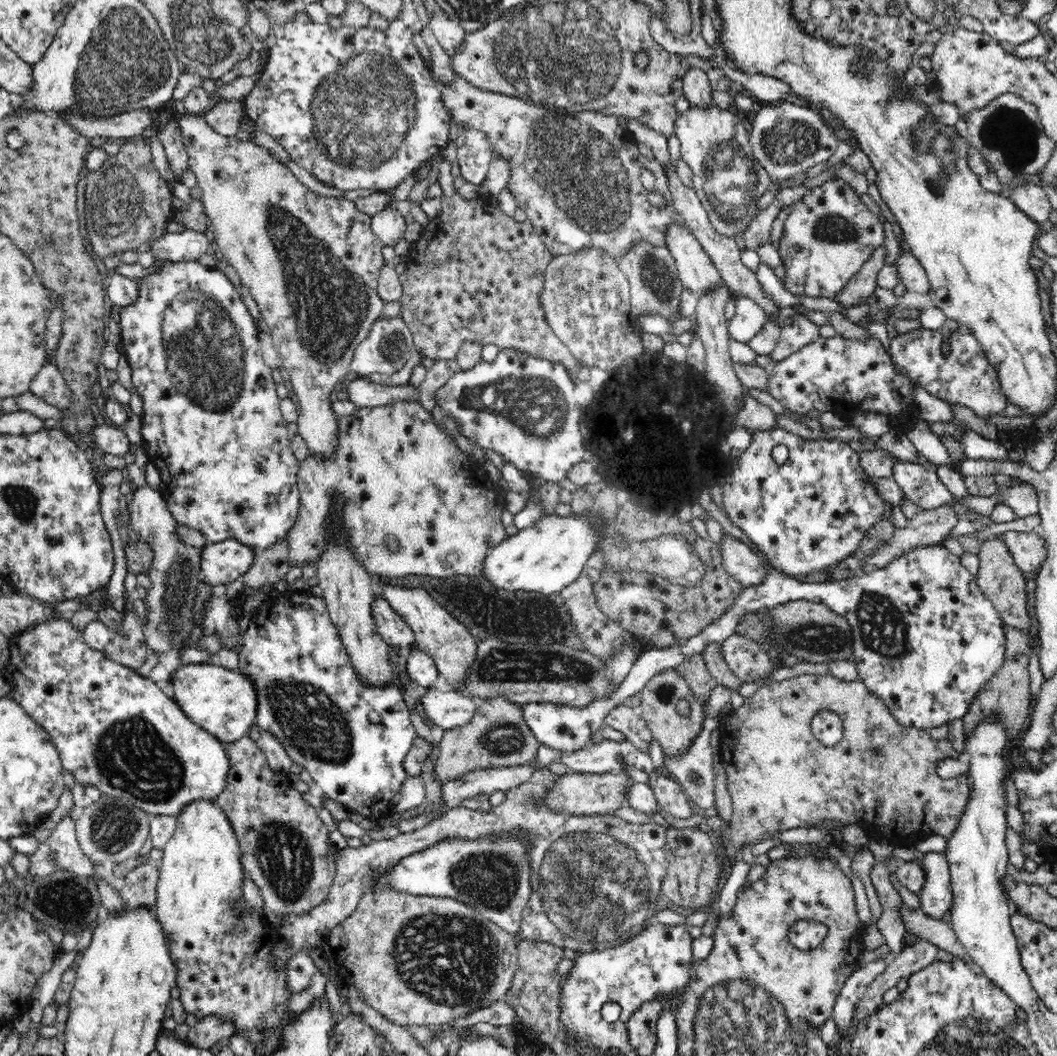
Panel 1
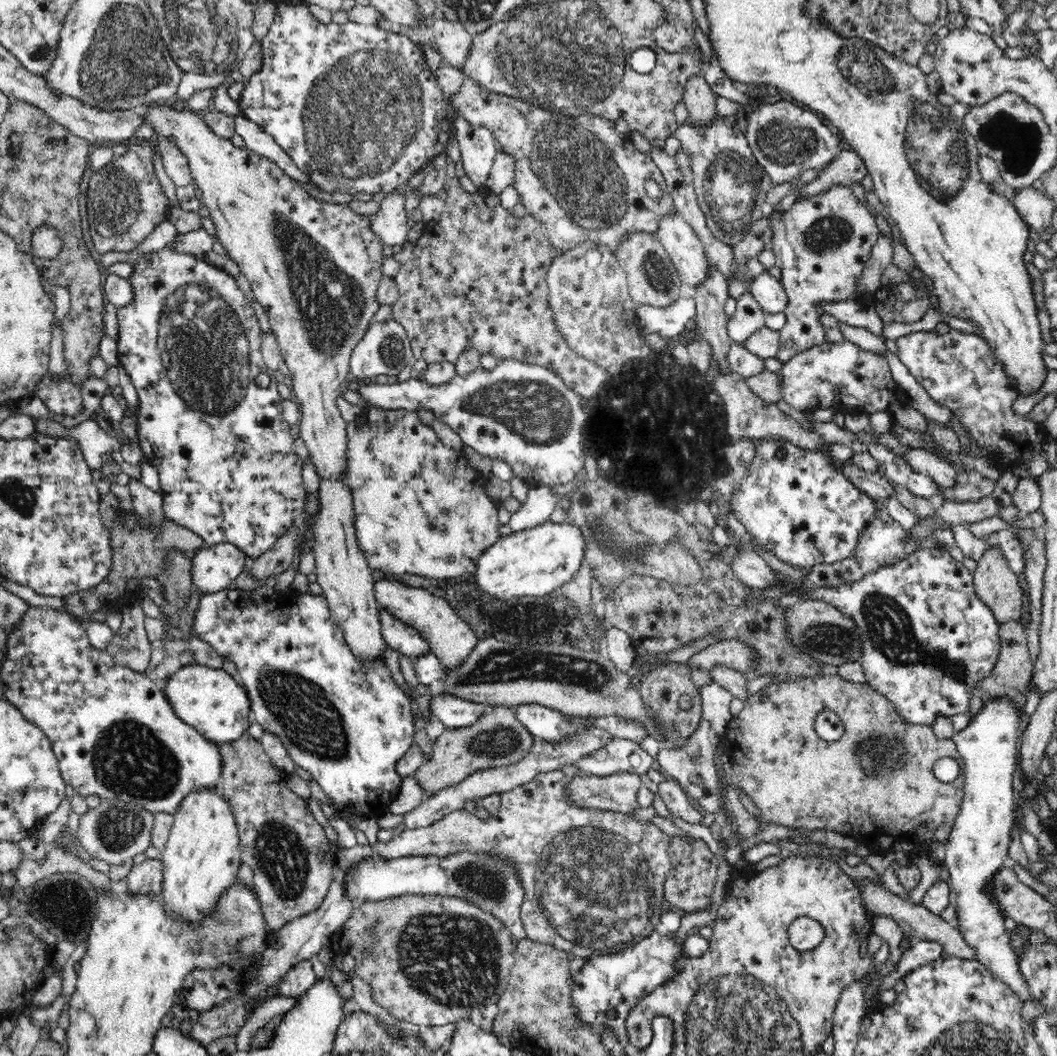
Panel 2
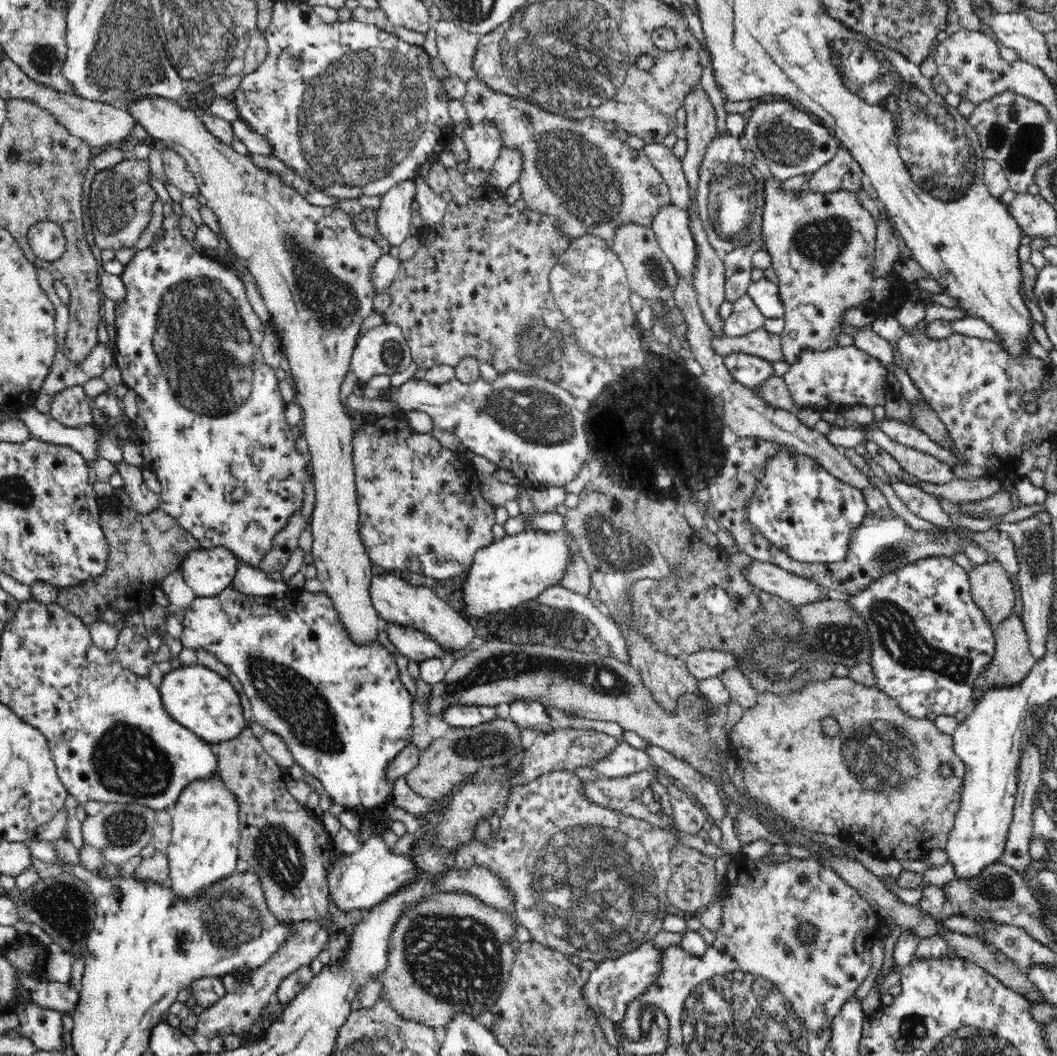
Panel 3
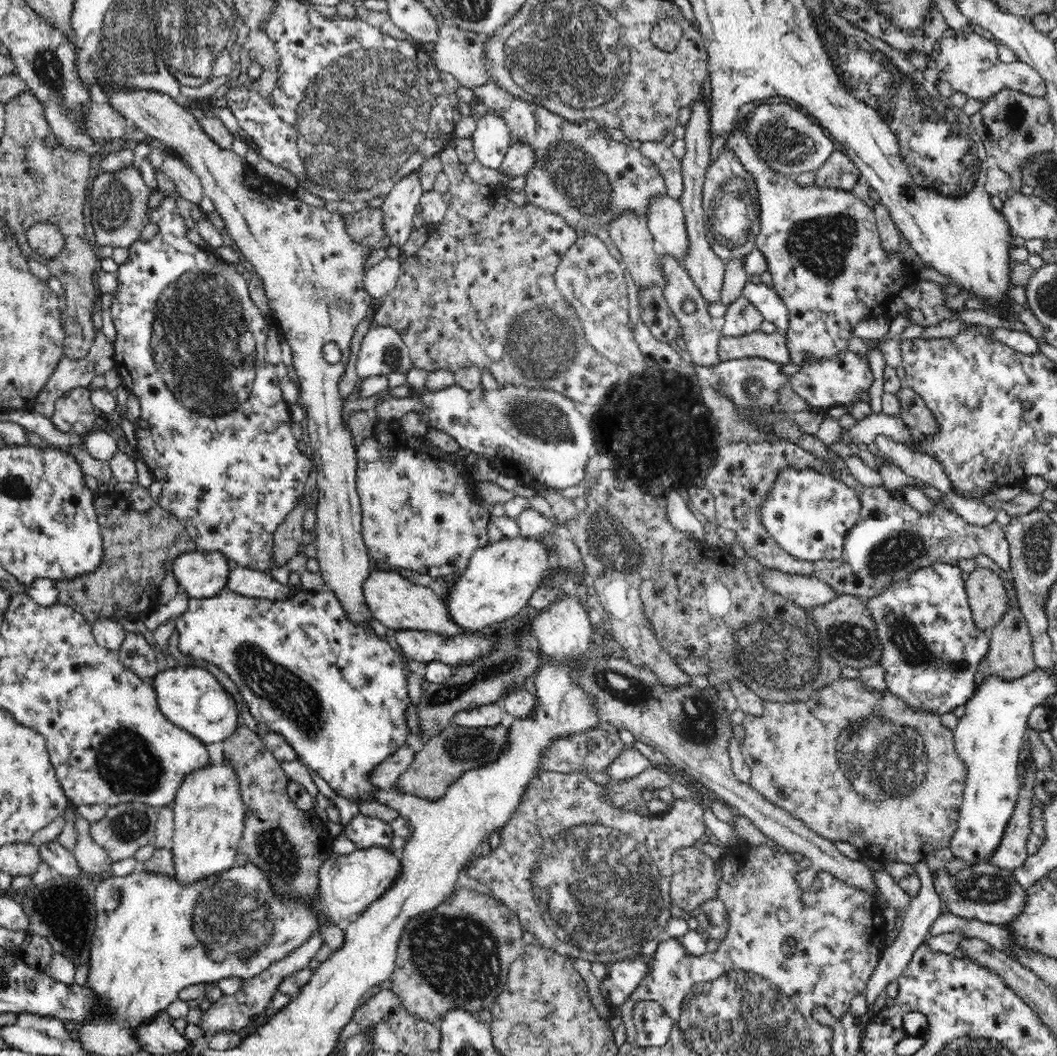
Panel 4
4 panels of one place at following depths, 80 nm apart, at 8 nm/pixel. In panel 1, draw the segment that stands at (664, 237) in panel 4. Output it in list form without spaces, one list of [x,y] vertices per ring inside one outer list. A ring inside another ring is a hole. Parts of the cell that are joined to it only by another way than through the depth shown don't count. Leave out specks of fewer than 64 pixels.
[[[672,224],[665,246],[675,260],[683,288],[701,295],[724,283],[703,246],[686,225]]]

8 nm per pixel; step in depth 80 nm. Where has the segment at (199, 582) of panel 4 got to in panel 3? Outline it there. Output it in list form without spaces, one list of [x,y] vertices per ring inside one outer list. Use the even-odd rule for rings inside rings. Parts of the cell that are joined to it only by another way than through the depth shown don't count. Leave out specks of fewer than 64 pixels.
[[[221,545],[197,549],[186,554],[178,571],[197,597],[212,597],[231,587],[241,562]]]

